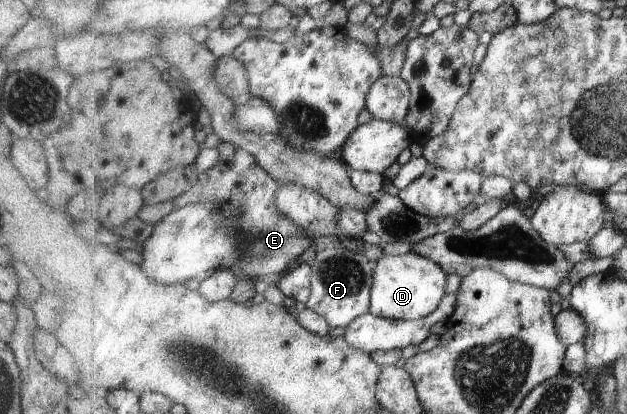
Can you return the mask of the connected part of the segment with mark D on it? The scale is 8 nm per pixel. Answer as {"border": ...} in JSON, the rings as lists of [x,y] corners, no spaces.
{"border":[[[382,255],[373,276],[370,312],[387,319],[422,320],[434,314],[446,296],[448,272],[440,263],[424,255]]]}

